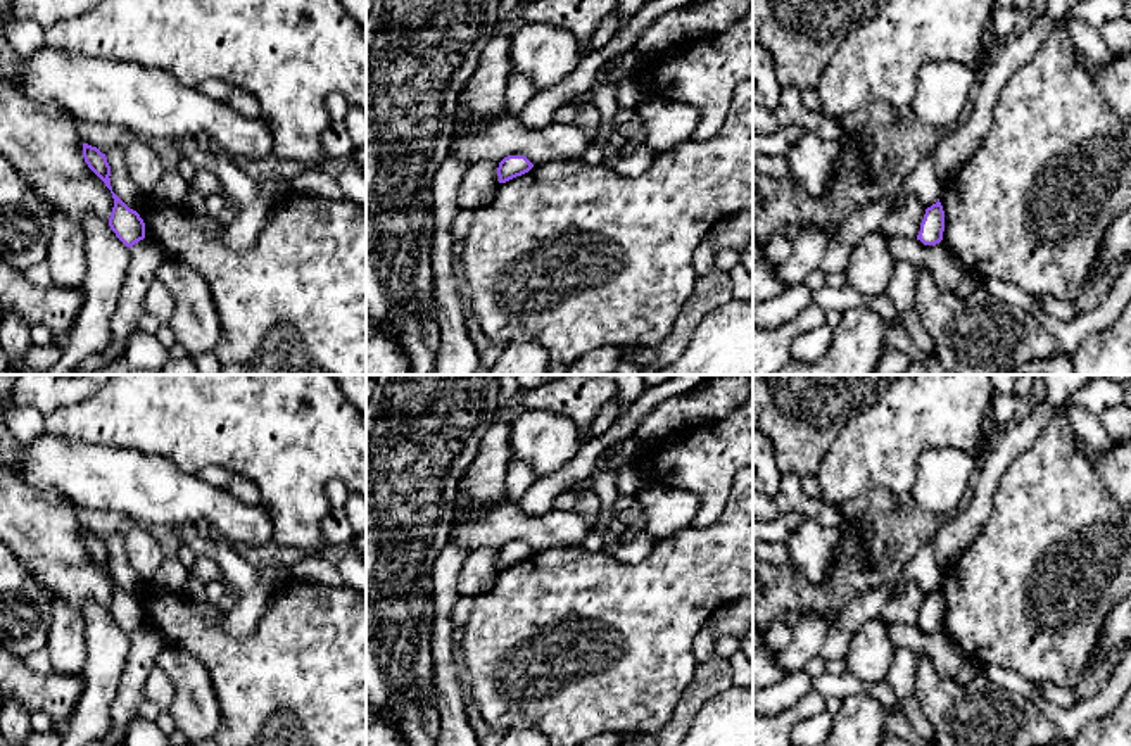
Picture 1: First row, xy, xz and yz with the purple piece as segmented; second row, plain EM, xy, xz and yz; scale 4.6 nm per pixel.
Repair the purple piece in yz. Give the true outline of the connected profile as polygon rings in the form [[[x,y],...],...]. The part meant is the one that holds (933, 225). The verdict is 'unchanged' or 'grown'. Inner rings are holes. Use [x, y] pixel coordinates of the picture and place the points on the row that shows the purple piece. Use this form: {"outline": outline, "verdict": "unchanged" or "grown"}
{"outline": [[[938,199],[936,204],[926,209],[917,240],[920,240],[924,245],[936,245],[943,240],[943,231],[945,231],[945,211]]], "verdict": "unchanged"}

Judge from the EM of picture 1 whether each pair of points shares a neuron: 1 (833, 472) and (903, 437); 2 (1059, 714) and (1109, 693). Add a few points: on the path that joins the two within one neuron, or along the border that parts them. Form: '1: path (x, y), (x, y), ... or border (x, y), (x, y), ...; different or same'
1: path (850, 468), (886, 441); same
2: path (1071, 714), (1081, 714), (1097, 705); same

